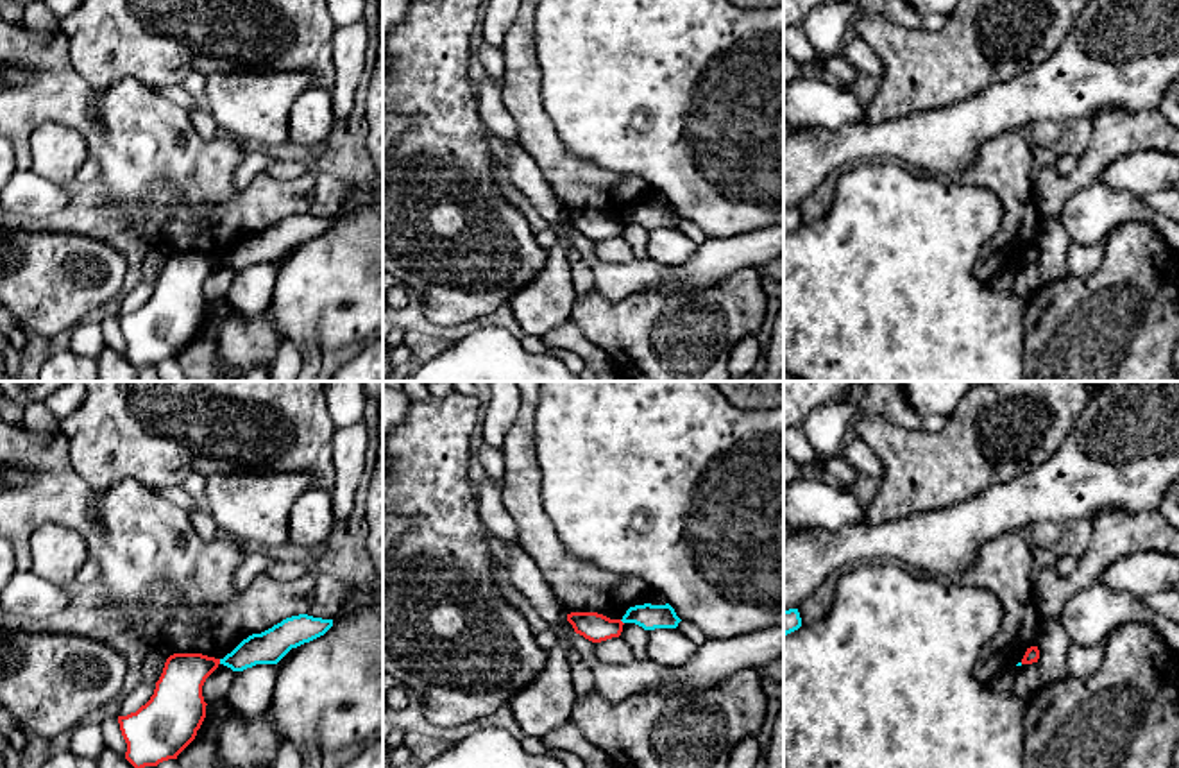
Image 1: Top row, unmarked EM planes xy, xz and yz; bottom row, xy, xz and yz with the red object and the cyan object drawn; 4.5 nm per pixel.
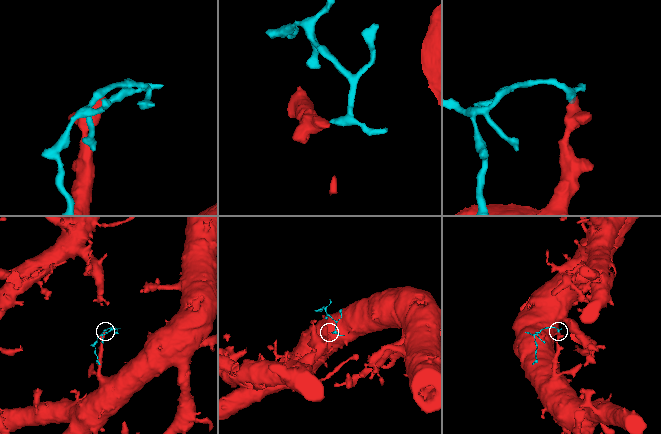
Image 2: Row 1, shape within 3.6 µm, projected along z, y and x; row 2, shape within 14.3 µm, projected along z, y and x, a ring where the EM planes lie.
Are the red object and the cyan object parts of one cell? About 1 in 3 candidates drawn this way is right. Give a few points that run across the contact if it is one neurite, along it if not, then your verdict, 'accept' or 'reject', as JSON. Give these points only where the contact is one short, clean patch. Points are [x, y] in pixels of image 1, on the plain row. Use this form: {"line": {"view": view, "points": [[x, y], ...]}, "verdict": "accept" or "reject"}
{"line": {"view": "xy", "points": [[219, 258], [220, 262]]}, "verdict": "reject"}

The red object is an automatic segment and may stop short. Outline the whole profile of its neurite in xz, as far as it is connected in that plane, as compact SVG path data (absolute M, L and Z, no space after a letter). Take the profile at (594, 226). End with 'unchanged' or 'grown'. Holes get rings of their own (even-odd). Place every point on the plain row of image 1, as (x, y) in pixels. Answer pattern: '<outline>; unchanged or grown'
M571 211L567 213L567 220L573 224L576 233L592 242L619 236L624 224L621 218L610 218L598 211Z; unchanged

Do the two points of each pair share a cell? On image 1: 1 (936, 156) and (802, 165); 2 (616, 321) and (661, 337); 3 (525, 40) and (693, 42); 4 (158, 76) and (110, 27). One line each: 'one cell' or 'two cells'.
1: one cell
2: one cell
3: two cells
4: one cell

